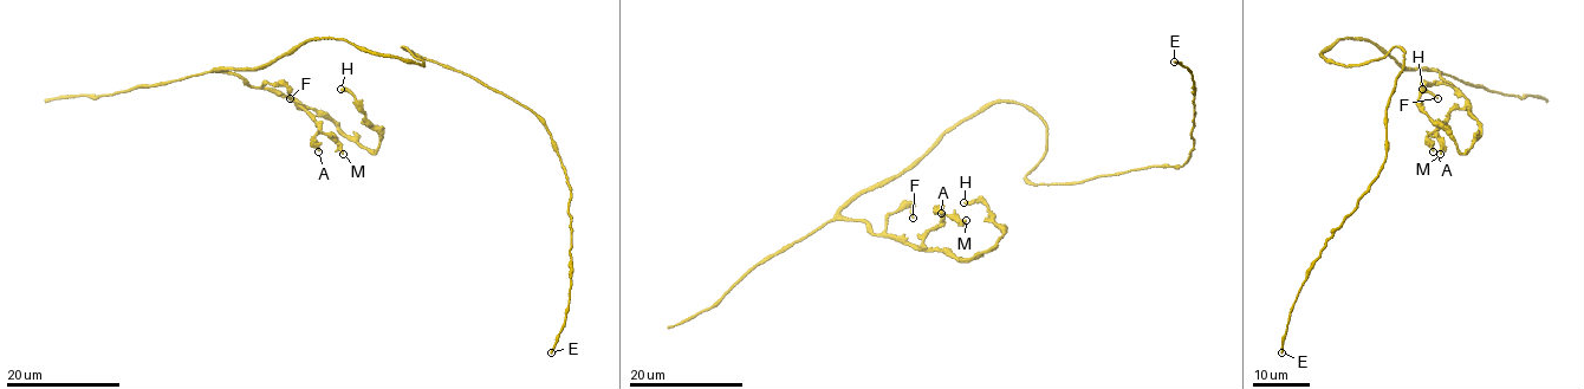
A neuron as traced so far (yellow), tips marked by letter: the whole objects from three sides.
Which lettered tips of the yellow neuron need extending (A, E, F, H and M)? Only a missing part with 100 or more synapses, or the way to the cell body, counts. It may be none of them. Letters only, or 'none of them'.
none of them

